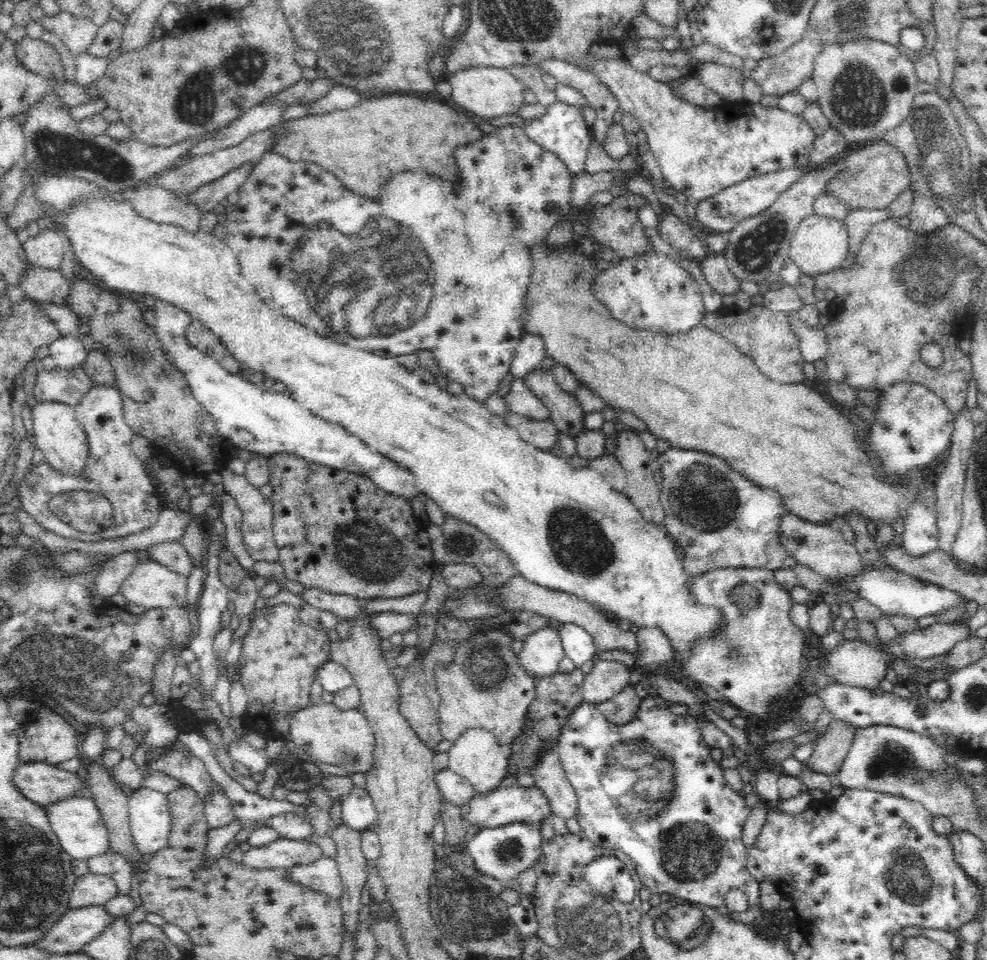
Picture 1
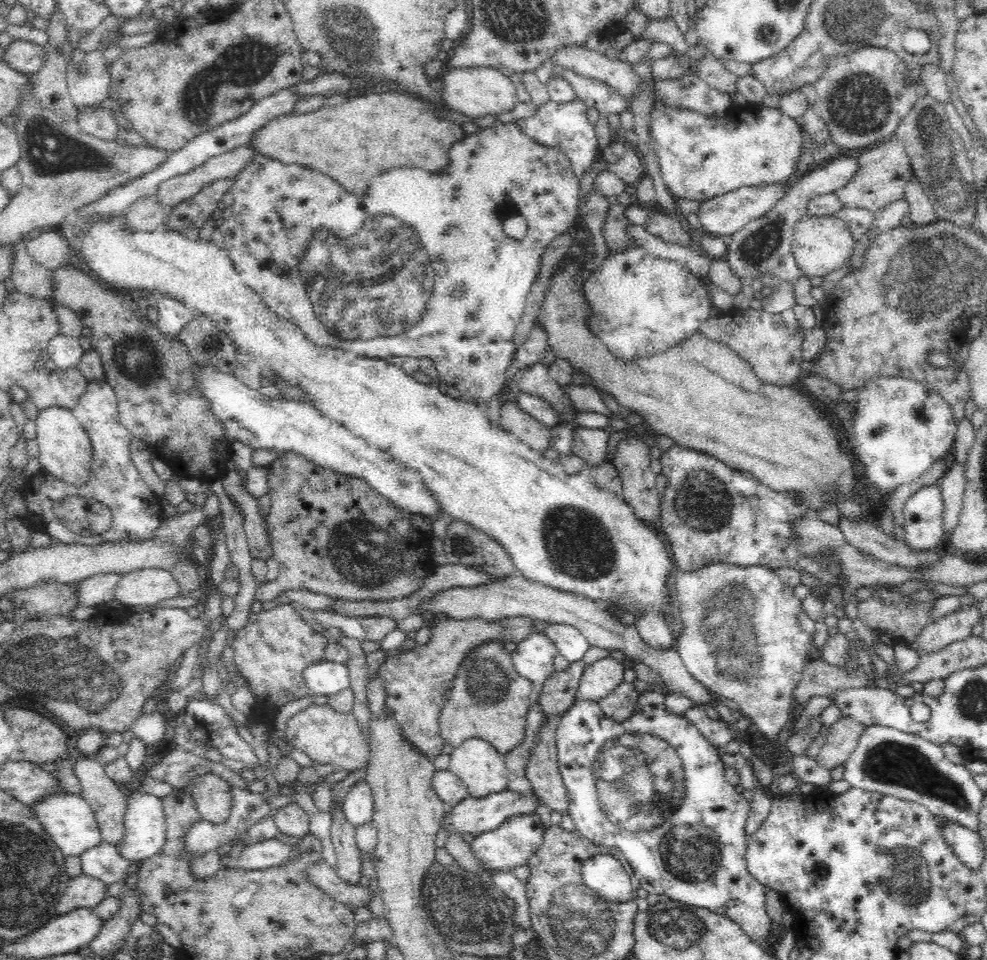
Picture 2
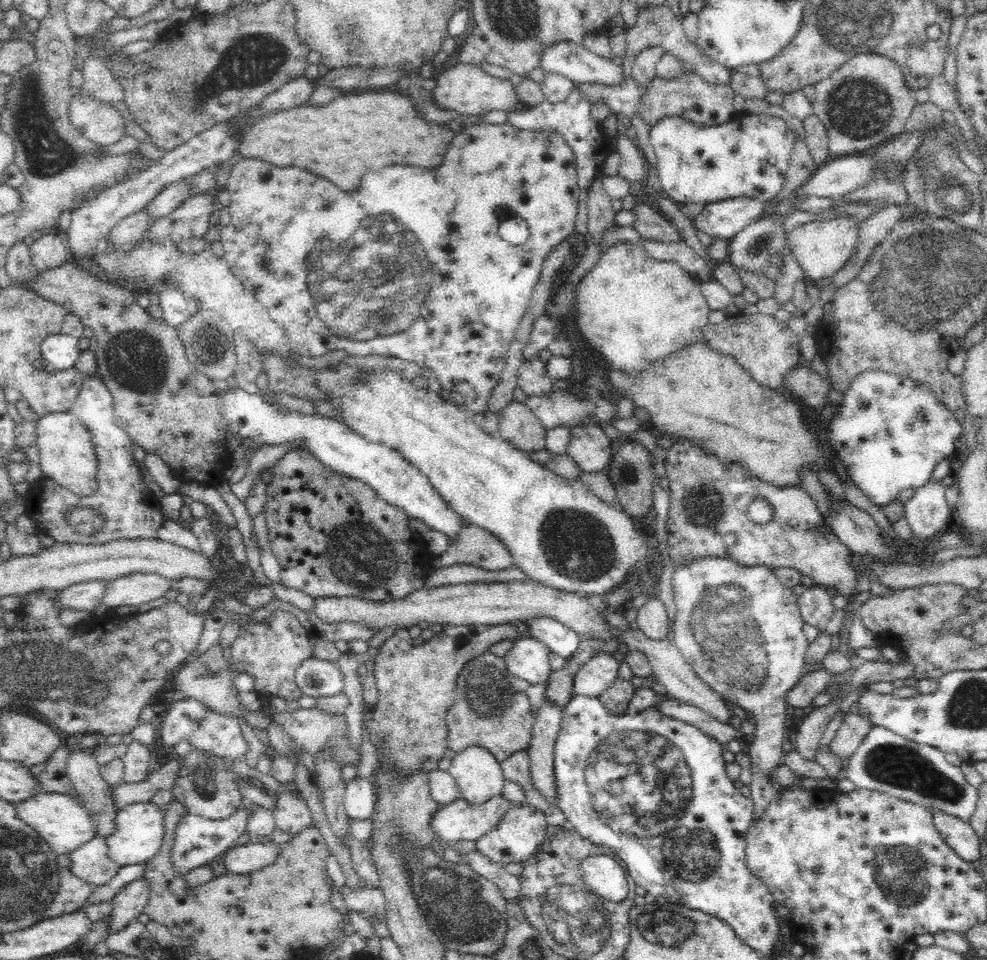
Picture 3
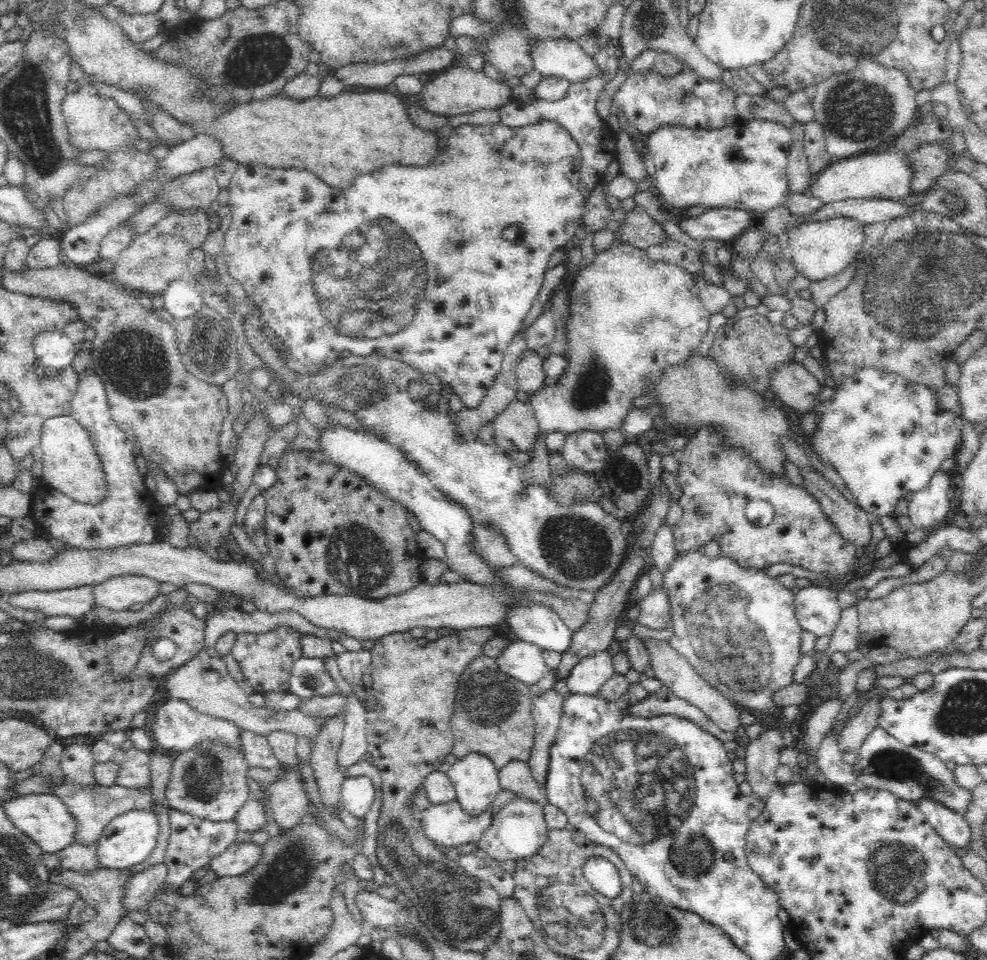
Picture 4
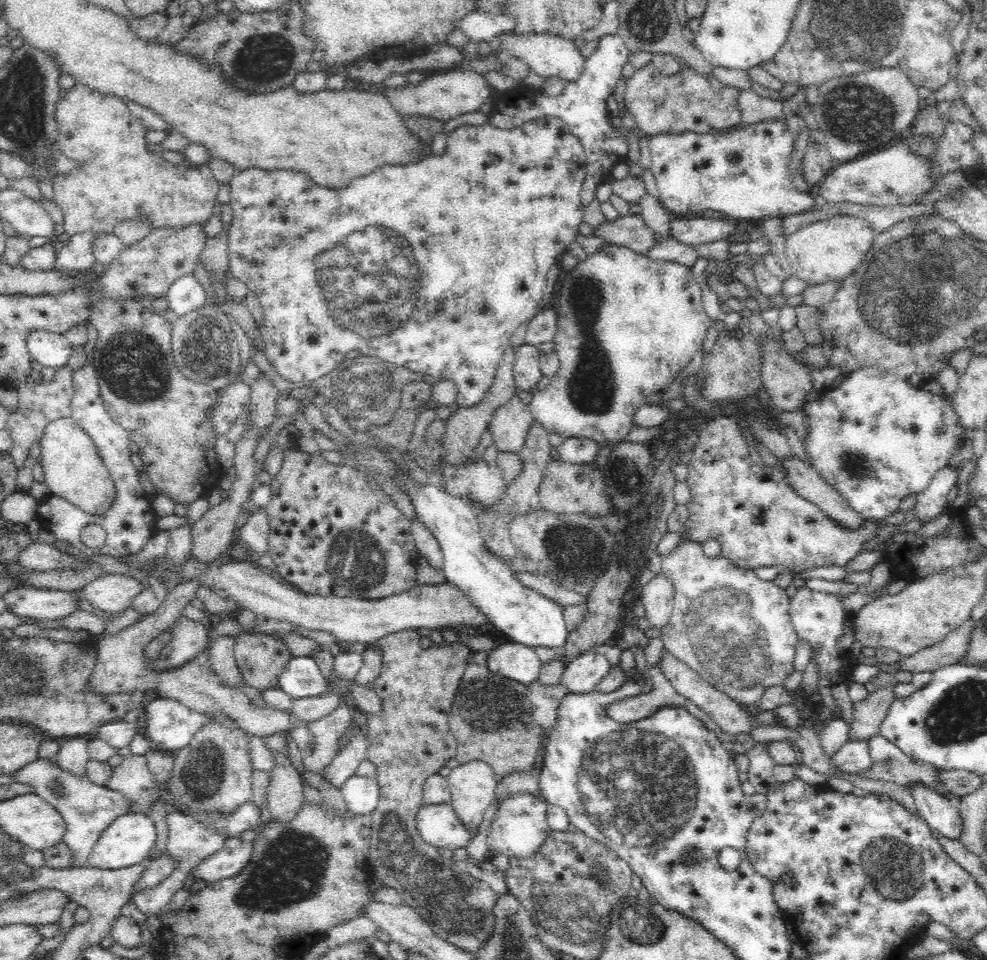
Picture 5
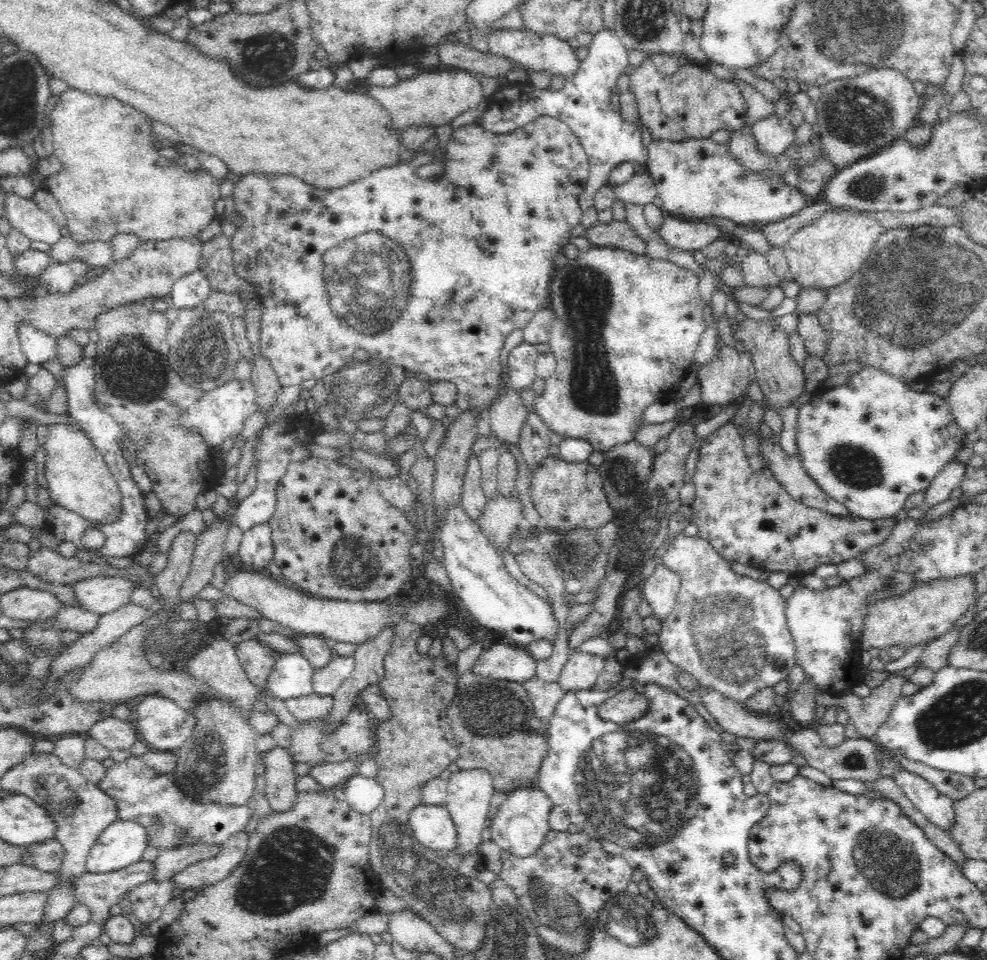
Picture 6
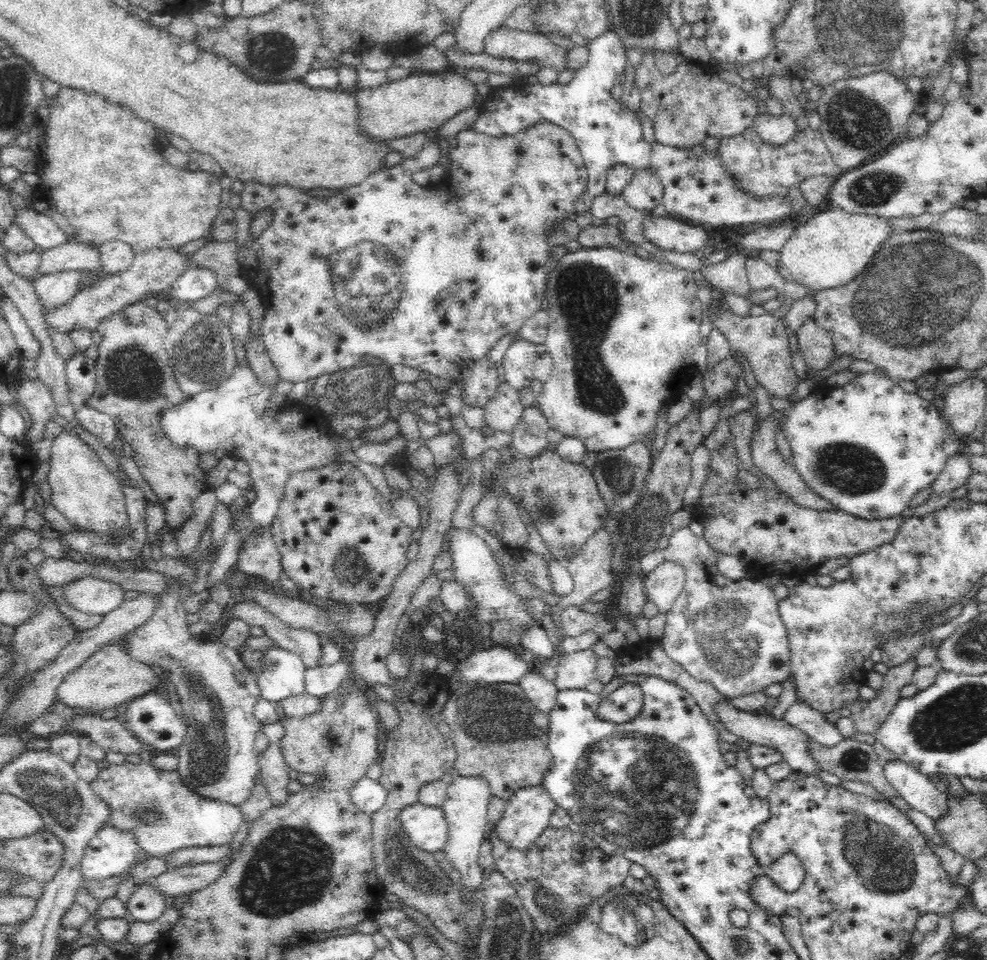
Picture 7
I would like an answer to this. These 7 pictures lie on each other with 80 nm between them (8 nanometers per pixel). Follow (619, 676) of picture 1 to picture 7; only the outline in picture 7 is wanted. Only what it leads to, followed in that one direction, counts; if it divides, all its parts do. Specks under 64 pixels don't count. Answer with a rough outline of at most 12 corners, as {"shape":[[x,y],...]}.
{"shape":[[592,649],[564,654],[558,690],[584,690],[599,676]]}

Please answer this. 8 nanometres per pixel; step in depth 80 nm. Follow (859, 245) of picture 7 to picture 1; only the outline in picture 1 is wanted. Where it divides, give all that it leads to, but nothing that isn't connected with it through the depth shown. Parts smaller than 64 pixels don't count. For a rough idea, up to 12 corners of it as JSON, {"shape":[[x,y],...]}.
{"shape":[[813,212],[792,234],[803,275],[838,269],[847,252],[842,219]]}

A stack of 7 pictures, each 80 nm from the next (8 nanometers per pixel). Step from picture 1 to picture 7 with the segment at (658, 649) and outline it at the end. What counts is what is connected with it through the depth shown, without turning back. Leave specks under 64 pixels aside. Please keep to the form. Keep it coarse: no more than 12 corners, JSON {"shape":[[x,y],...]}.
{"shape":[[664,560],[643,578],[647,601],[667,613],[686,568]]}

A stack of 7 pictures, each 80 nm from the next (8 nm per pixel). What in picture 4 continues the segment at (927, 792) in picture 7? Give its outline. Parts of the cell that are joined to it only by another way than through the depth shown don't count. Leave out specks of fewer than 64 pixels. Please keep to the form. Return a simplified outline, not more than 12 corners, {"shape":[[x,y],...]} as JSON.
{"shape":[[934,799],[916,804],[952,847],[969,849],[970,825]]}

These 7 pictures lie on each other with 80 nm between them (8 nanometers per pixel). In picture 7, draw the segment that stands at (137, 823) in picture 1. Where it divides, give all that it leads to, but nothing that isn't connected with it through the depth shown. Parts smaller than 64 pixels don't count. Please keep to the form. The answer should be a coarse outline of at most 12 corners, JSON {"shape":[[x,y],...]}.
{"shape":[[106,825],[80,861],[83,880],[120,876],[137,862],[131,830]]}

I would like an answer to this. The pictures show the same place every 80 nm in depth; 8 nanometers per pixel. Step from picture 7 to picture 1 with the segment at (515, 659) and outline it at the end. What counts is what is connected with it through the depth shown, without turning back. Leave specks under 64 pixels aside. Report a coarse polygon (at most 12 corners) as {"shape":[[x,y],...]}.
{"shape":[[558,630],[524,641],[517,663],[532,676],[556,674],[565,657]]}

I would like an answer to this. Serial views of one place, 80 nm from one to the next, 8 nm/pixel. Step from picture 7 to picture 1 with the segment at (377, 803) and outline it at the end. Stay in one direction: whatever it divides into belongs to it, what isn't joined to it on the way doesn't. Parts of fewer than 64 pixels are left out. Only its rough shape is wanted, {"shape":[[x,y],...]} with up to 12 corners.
{"shape":[[353,785],[341,804],[343,823],[362,831],[376,821],[373,798]]}

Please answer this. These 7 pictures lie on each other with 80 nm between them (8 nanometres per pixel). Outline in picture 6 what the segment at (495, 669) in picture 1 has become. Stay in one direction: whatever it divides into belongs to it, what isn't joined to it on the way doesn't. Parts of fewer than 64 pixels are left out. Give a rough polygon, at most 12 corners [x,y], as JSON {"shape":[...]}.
{"shape":[[466,671],[447,719],[460,771],[538,779],[549,725],[522,683]]}

